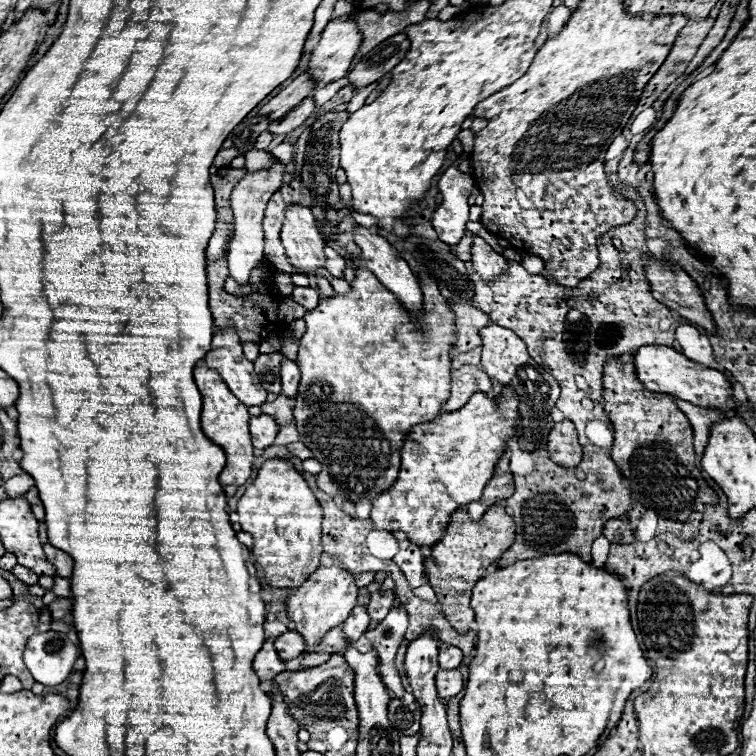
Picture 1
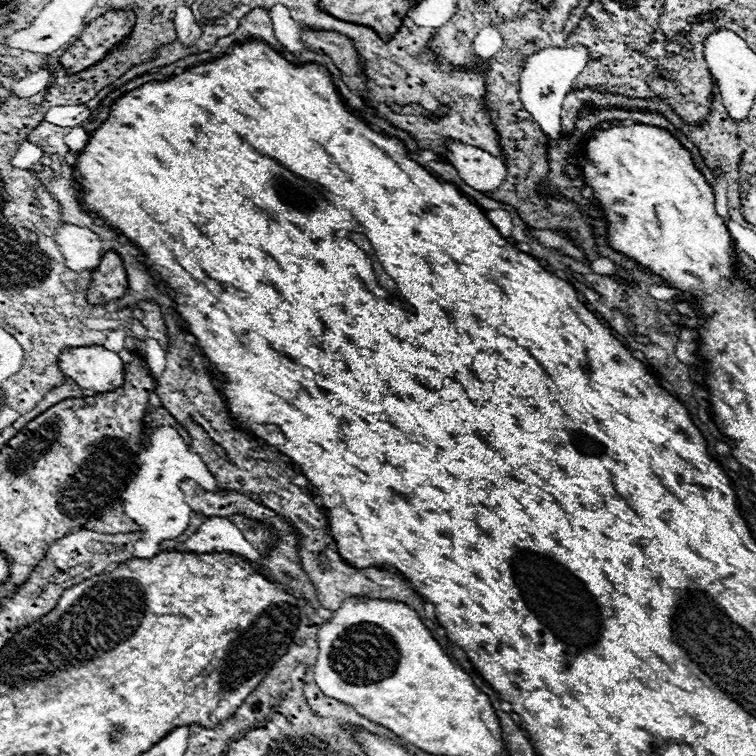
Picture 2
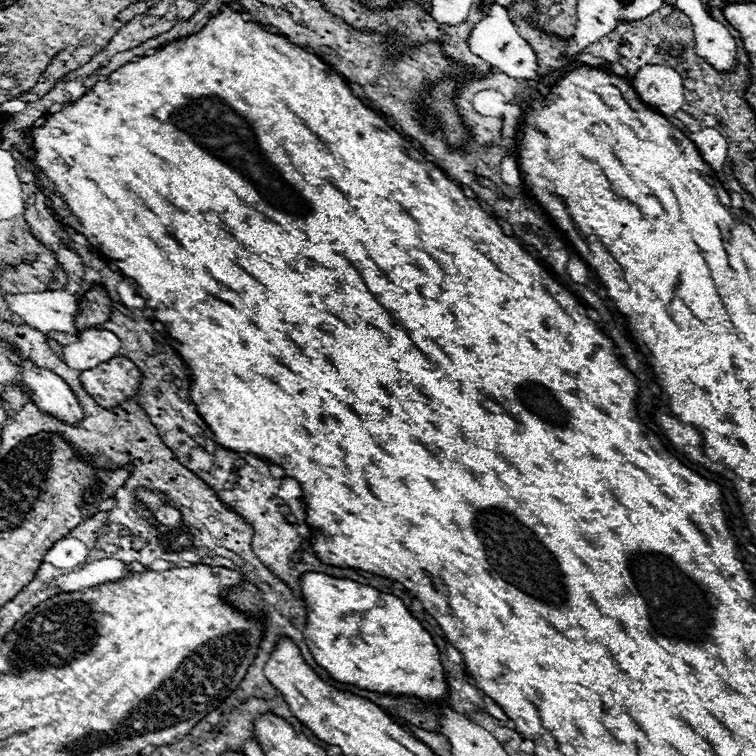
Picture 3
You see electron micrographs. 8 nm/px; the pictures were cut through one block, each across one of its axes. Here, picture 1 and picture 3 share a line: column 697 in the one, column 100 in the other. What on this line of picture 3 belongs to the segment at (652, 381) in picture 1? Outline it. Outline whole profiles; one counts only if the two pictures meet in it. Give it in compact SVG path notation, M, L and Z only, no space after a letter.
M124 356L110 358L96 368L84 370L80 376L84 390L104 408L118 406L136 394L140 384L140 370Z

